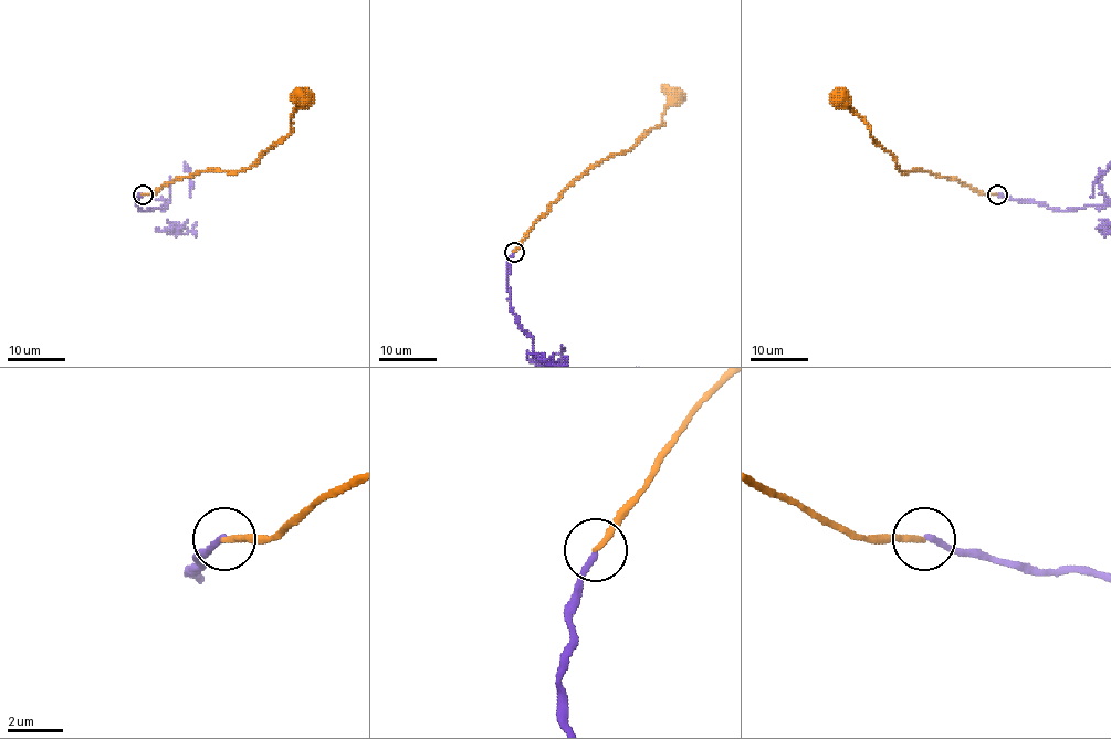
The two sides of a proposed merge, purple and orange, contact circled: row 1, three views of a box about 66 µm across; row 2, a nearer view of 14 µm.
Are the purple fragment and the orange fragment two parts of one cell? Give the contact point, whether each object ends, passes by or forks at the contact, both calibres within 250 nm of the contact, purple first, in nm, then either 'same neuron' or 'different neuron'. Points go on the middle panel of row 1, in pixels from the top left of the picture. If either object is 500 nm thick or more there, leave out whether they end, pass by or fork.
place (514, 252); purple ends; orange ends; calibres 200 and 200 nm; different neuron

